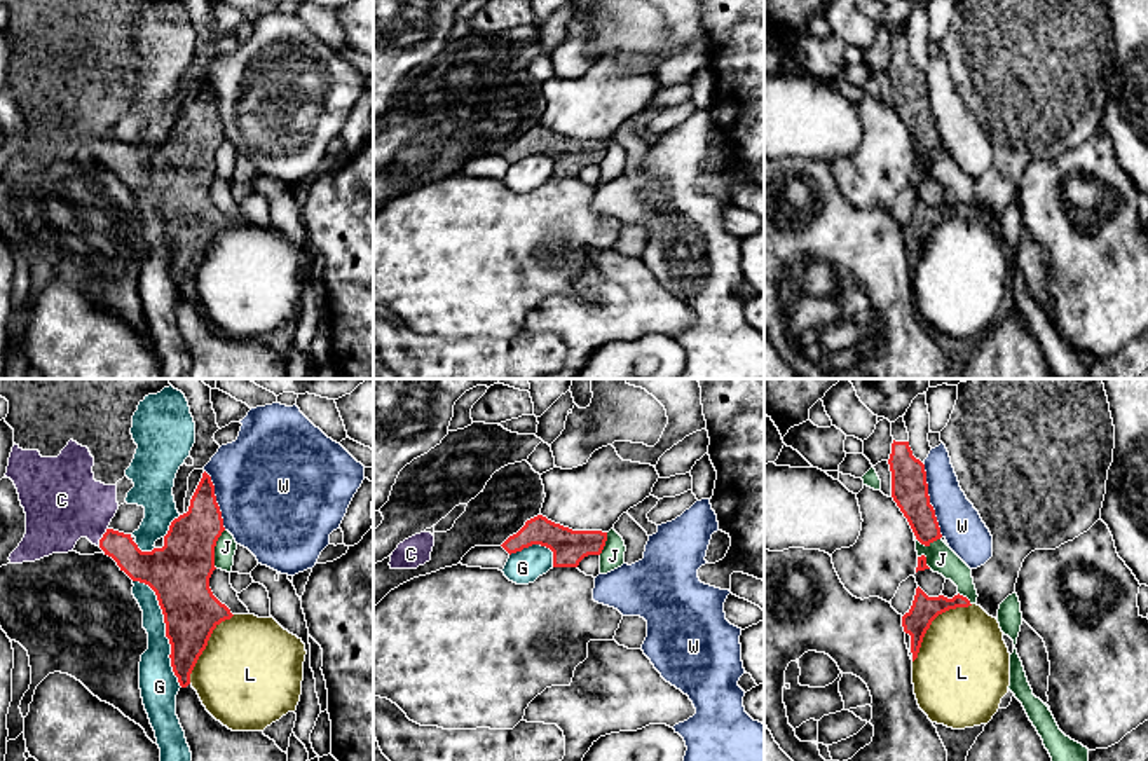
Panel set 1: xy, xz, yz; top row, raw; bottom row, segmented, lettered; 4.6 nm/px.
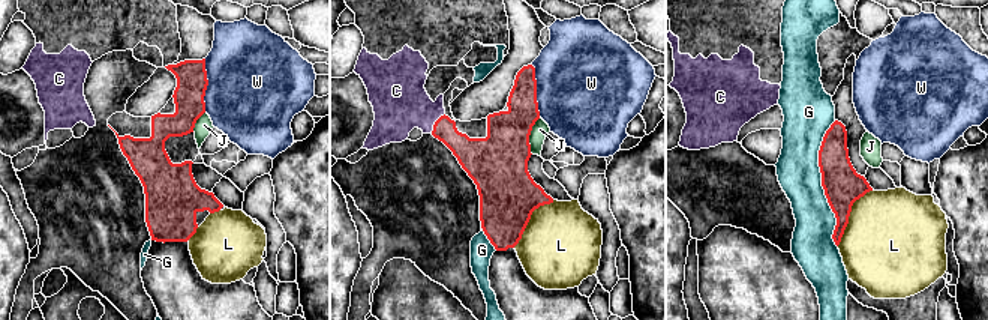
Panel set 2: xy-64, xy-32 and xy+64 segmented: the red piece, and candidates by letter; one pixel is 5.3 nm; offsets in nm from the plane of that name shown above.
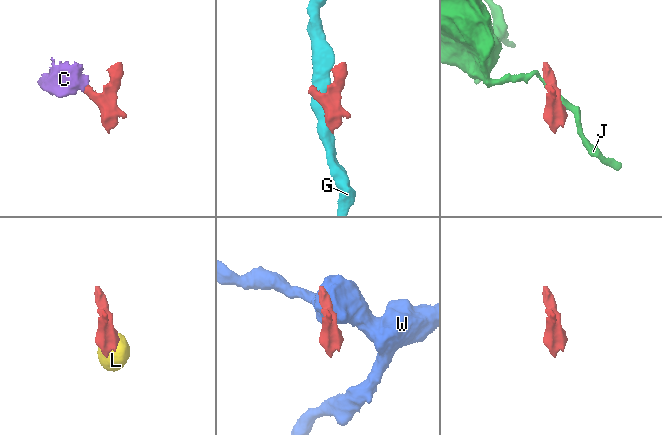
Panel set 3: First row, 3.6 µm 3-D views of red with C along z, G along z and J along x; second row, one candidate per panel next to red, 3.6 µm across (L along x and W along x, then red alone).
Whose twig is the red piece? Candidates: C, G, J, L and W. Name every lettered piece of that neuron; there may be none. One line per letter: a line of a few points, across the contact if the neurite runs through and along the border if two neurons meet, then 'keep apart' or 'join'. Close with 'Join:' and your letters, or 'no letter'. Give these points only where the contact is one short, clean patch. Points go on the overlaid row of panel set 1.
C: join
G: keep apart
J: keep apart
L: join
W: line yz (922, 463), (927, 473), (929, 503), (942, 536); keep apart
Join: C, L

